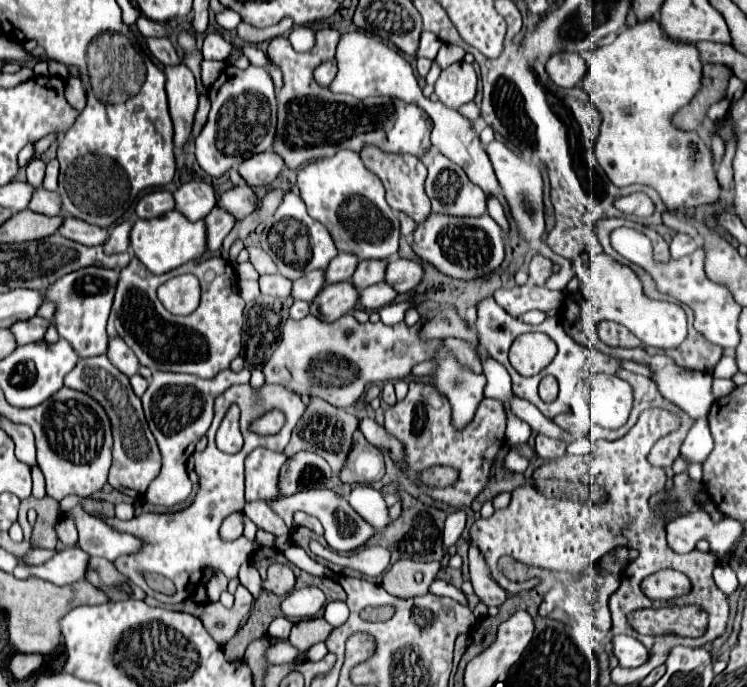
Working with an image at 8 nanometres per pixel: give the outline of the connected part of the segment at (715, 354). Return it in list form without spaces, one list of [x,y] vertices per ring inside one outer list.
[[[688,312],[688,338],[682,342],[678,348],[672,350],[648,350],[650,354],[664,354],[672,358],[678,366],[682,368],[692,368],[692,370],[702,370],[702,372],[712,372],[718,360],[724,356],[724,348],[708,342],[704,336],[700,336],[694,326],[692,326],[692,312]]]

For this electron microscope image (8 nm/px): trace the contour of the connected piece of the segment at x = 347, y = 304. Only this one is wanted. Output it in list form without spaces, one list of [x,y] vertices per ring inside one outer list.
[[[340,282],[340,284],[326,284],[320,296],[316,296],[314,304],[318,306],[318,314],[326,322],[332,322],[348,314],[352,308],[356,308],[358,300],[360,300],[358,288],[350,282]]]

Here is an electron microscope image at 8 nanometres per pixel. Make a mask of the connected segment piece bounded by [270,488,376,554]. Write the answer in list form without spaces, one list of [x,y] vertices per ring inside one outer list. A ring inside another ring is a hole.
[[[328,488],[284,496],[284,500],[276,500],[276,504],[270,504],[270,506],[272,506],[274,512],[278,512],[284,518],[289,530],[294,528],[293,514],[296,510],[302,510],[302,512],[306,512],[310,516],[316,516],[322,522],[322,526],[324,526],[324,538],[326,538],[328,546],[332,550],[340,552],[340,554],[364,546],[376,534],[376,528],[372,524],[368,524],[364,518],[360,518],[358,512],[340,494],[334,494]]]

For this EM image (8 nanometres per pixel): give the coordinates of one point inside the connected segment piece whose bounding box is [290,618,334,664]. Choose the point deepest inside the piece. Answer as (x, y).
(305, 634)

